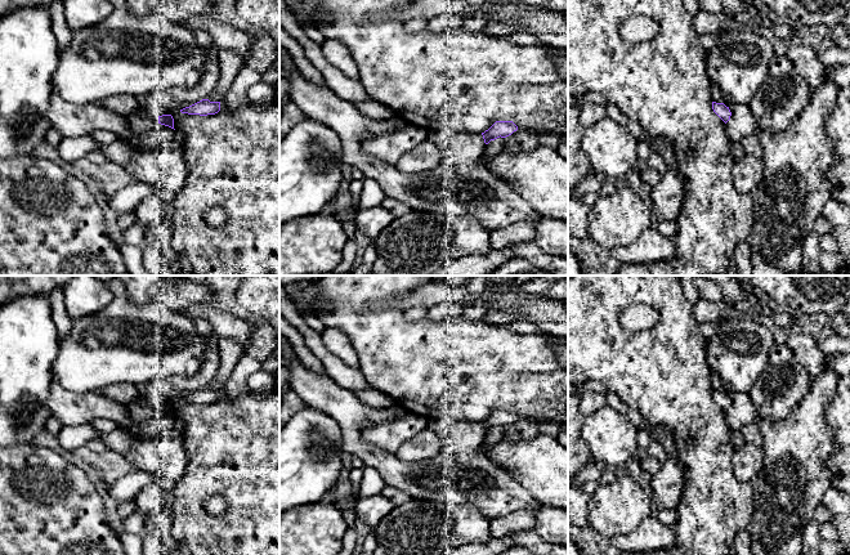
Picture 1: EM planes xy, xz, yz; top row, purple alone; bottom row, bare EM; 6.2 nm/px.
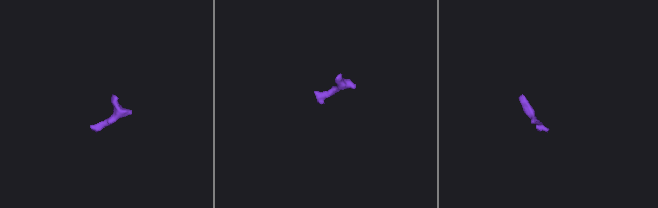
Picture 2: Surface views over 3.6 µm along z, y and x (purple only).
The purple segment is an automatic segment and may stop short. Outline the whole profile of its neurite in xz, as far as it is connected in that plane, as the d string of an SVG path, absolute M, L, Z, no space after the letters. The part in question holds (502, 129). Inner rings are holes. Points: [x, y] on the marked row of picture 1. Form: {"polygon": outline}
{"polygon": "M496 121L488 130L482 133L484 143L488 144L491 140L497 138L506 138L518 130L518 126L513 121Z"}

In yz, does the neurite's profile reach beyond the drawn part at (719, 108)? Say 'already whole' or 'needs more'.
already whole

